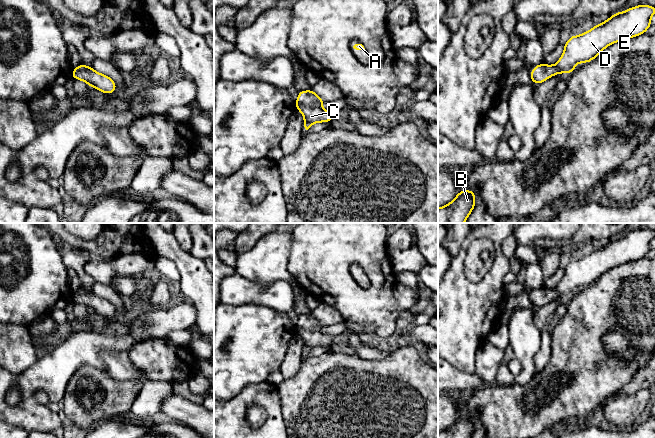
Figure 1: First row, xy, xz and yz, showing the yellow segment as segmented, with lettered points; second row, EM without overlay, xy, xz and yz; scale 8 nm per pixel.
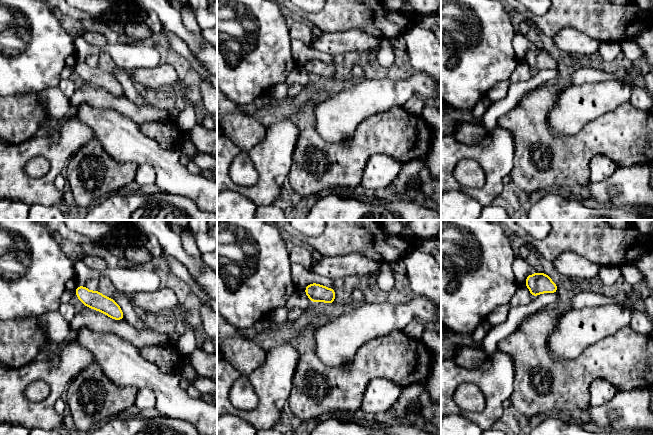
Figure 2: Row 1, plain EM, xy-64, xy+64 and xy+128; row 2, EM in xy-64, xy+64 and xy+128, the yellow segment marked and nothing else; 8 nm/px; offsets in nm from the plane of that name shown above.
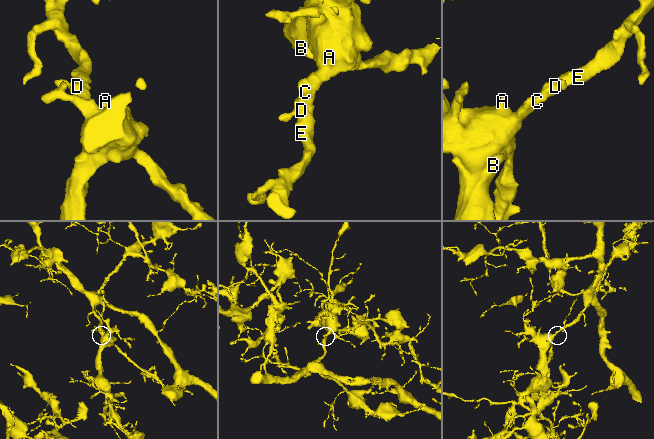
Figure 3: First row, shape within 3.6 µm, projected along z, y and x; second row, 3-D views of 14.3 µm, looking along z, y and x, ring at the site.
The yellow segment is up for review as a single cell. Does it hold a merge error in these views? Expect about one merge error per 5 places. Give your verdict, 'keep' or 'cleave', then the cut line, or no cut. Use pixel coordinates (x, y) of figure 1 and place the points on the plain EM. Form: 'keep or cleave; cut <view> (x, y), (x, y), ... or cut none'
keep; cut none

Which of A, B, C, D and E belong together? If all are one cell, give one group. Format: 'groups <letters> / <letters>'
groups A B C D E

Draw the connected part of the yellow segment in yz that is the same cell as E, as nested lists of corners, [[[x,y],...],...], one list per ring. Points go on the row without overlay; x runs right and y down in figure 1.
[[[641,228],[613,238],[579,260],[572,259],[555,289],[535,289],[535,293],[530,295],[532,306],[541,308],[556,298],[570,298],[577,288],[590,286],[609,269],[645,257],[651,250],[654,237],[654,230]]]

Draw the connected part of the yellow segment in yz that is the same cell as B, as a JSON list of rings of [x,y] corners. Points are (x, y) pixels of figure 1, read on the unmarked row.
[[[471,414],[460,415],[449,428],[438,432],[438,438],[470,438],[475,431],[475,421]]]

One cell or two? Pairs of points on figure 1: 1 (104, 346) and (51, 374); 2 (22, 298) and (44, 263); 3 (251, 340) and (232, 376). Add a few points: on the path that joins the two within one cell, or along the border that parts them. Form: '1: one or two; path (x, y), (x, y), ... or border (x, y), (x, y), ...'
1: one; path (91, 346), (82, 347), (64, 361)
2: one; path (27, 289), (36, 280), (37, 272)
3: one; path (242, 349), (232, 359), (232, 367)

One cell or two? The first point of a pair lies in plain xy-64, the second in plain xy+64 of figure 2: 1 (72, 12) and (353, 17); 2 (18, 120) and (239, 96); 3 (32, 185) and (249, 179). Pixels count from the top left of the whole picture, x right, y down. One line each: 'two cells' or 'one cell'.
1: one cell
2: two cells
3: two cells

